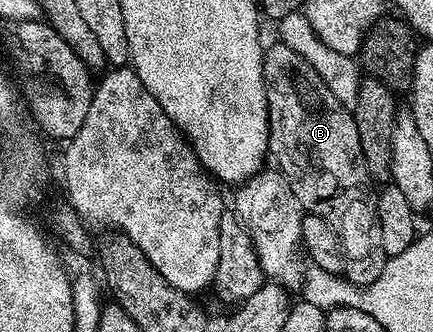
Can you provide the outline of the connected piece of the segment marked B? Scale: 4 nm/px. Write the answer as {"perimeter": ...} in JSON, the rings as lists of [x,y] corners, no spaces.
{"perimeter":[[[273,42],[264,48],[262,78],[268,107],[268,156],[276,159],[275,167],[286,178],[301,209],[334,226],[344,259],[344,279],[357,286],[374,282],[374,278],[382,274],[388,256],[382,250],[382,226],[378,226],[374,181],[368,173],[366,158],[362,158],[362,142],[358,142],[358,126],[351,111],[326,90],[326,82],[314,74],[306,58],[294,54],[294,50],[285,44]]]}

